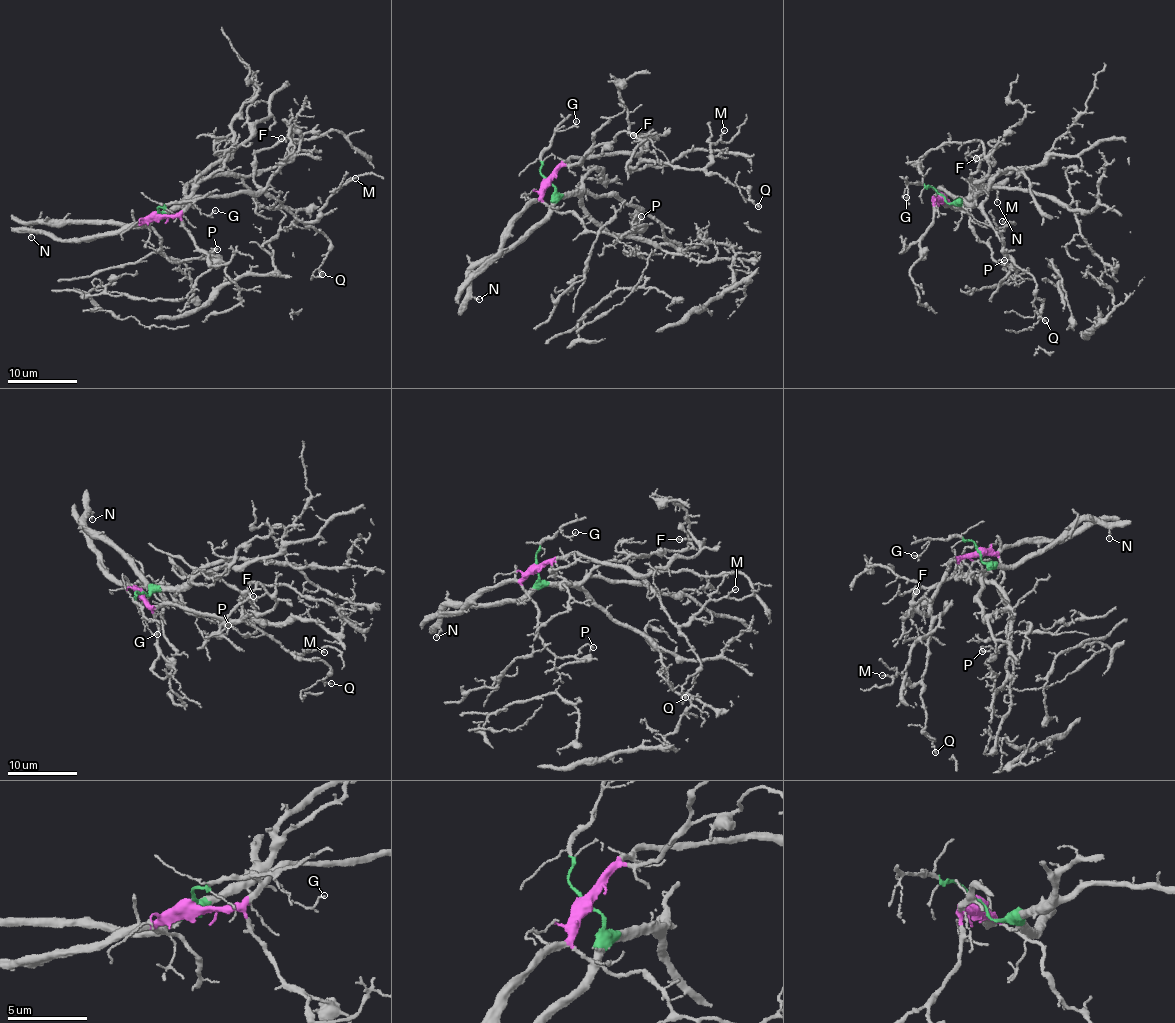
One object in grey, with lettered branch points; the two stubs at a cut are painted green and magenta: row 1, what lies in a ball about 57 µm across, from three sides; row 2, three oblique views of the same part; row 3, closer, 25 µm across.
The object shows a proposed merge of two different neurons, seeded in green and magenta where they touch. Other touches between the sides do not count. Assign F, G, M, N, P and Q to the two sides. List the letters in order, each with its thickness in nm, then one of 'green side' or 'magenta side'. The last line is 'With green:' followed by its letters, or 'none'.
F: 110 nm | magenta side
G: 110 nm | green side
M: 100 nm | magenta side
N: 100 nm | green side
P: 160 nm | magenta side
Q: 90 nm | magenta side
With green: G, N

